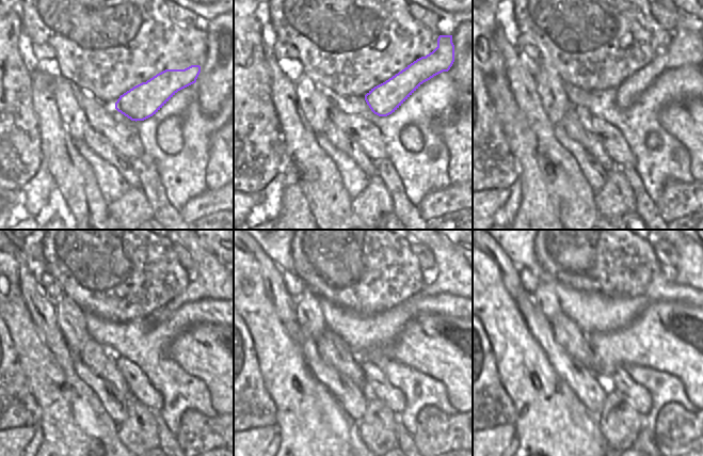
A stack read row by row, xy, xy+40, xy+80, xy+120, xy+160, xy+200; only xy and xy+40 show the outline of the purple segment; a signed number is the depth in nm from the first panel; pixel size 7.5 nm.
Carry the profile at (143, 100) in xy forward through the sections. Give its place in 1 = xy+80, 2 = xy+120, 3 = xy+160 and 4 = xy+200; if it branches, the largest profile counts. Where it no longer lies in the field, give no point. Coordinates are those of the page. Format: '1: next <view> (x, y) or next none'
1: next xy+80 (687, 47)
2: next xy+120 (211, 281)
3: next xy+160 (450, 264)
4: next xy+200 (689, 269)

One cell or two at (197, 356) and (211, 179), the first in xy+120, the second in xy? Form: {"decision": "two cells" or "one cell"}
{"decision": "one cell"}

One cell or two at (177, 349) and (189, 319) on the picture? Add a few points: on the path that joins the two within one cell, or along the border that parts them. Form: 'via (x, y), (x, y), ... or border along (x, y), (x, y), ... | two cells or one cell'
border along (210, 323), (200, 323), (187, 328), (169, 347) | two cells

